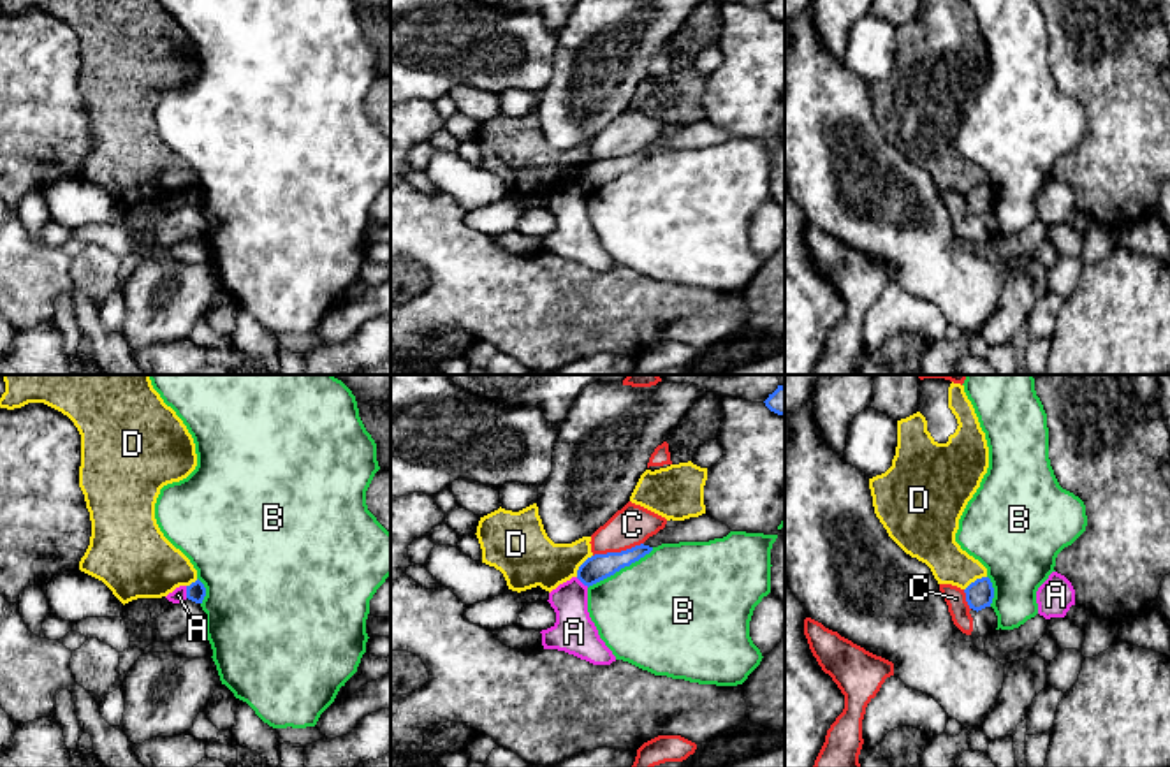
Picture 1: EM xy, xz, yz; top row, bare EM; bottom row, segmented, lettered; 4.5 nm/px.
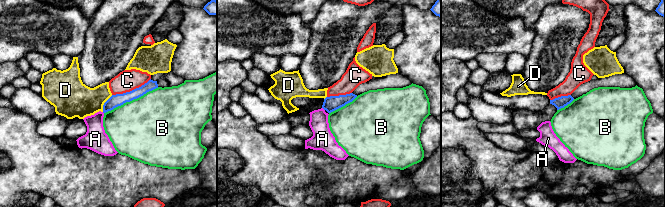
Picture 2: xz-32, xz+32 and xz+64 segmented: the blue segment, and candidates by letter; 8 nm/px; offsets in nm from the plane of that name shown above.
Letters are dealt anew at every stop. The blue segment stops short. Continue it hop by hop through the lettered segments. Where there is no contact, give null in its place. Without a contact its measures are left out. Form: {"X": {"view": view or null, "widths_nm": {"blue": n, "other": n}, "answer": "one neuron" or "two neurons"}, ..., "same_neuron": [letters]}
{"A": {"view": "xy", "widths_nm": {"blue": 90, "other": 70}, "answer": "two neurons"}, "B": {"view": "xz", "widths_nm": {"blue": 120, "other": 480}, "answer": "two neurons"}, "C": {"view": "xz", "widths_nm": {"blue": 120, "other": 180}, "answer": "two neurons"}, "D": {"view": "xz", "widths_nm": {"blue": 120, "other": 260}, "answer": "two neurons"}, "same_neuron": []}

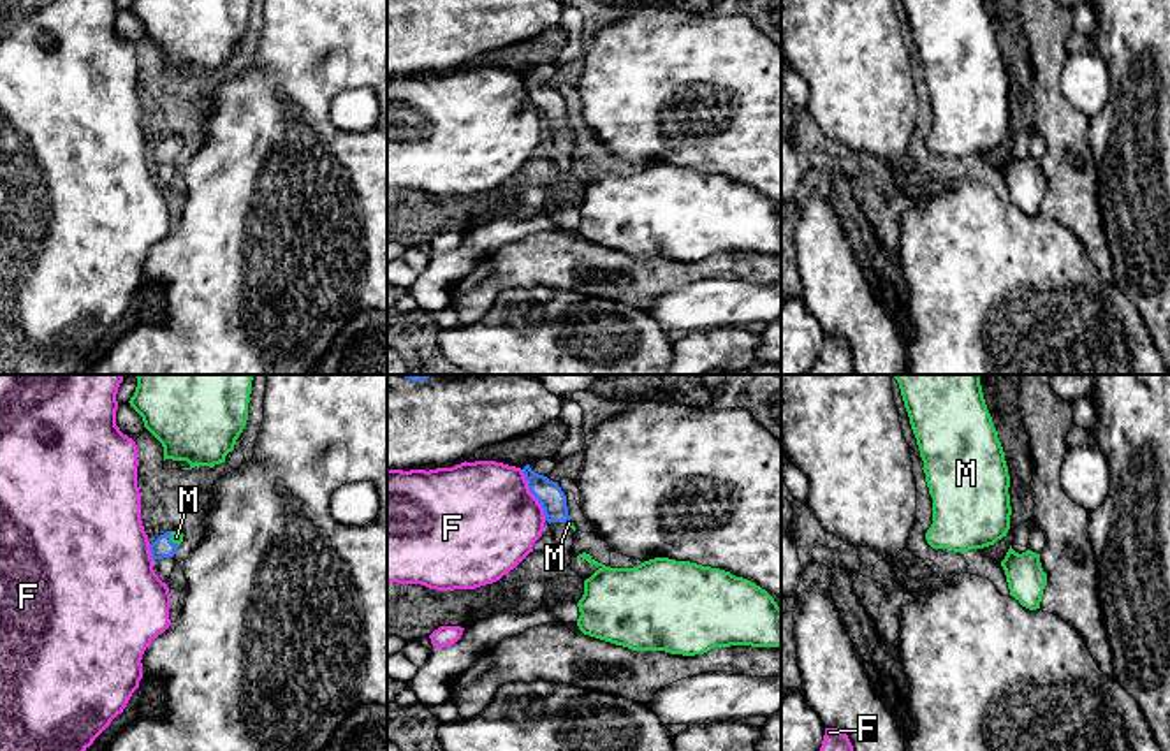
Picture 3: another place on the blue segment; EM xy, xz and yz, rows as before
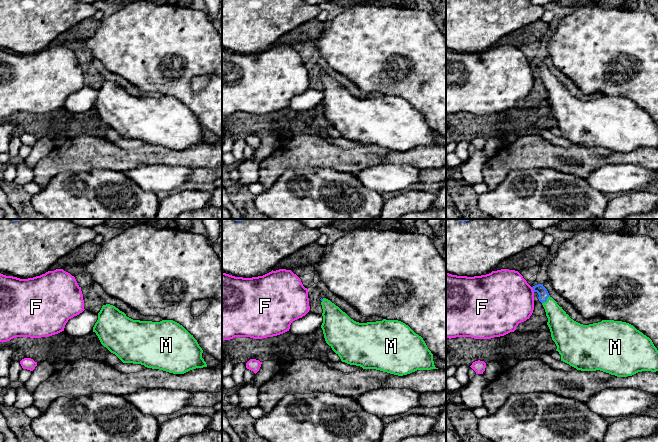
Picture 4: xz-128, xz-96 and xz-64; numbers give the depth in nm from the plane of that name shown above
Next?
{"F": {"view": "xz", "widths_nm": {"blue": 120, "other": 500}, "answer": "two neurons"}, "M": {"view": "xy", "widths_nm": {"blue": 100, "other": 60}, "answer": "one neuron"}, "same_neuron": ["M"]}

